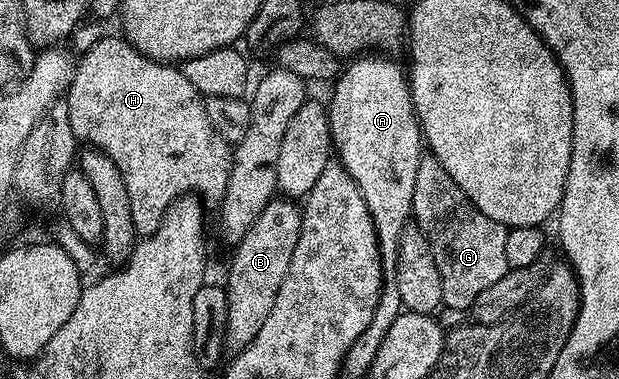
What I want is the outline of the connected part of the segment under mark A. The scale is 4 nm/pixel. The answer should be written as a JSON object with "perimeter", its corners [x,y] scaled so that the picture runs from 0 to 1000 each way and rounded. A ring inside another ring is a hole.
{"perimeter":[[[578,145],[549,182],[549,198],[535,222],[538,256],[528,264],[528,293],[536,388],[551,398],[551,441],[574,470],[590,517],[612,639],[616,715],[628,731],[617,747],[603,831],[604,847],[614,850],[624,842],[622,813],[648,813],[641,744],[635,731],[645,628],[667,546],[670,449],[683,409],[683,351],[672,311],[667,256],[661,248],[659,208],[653,198],[648,203],[609,148],[614,145]]]}

